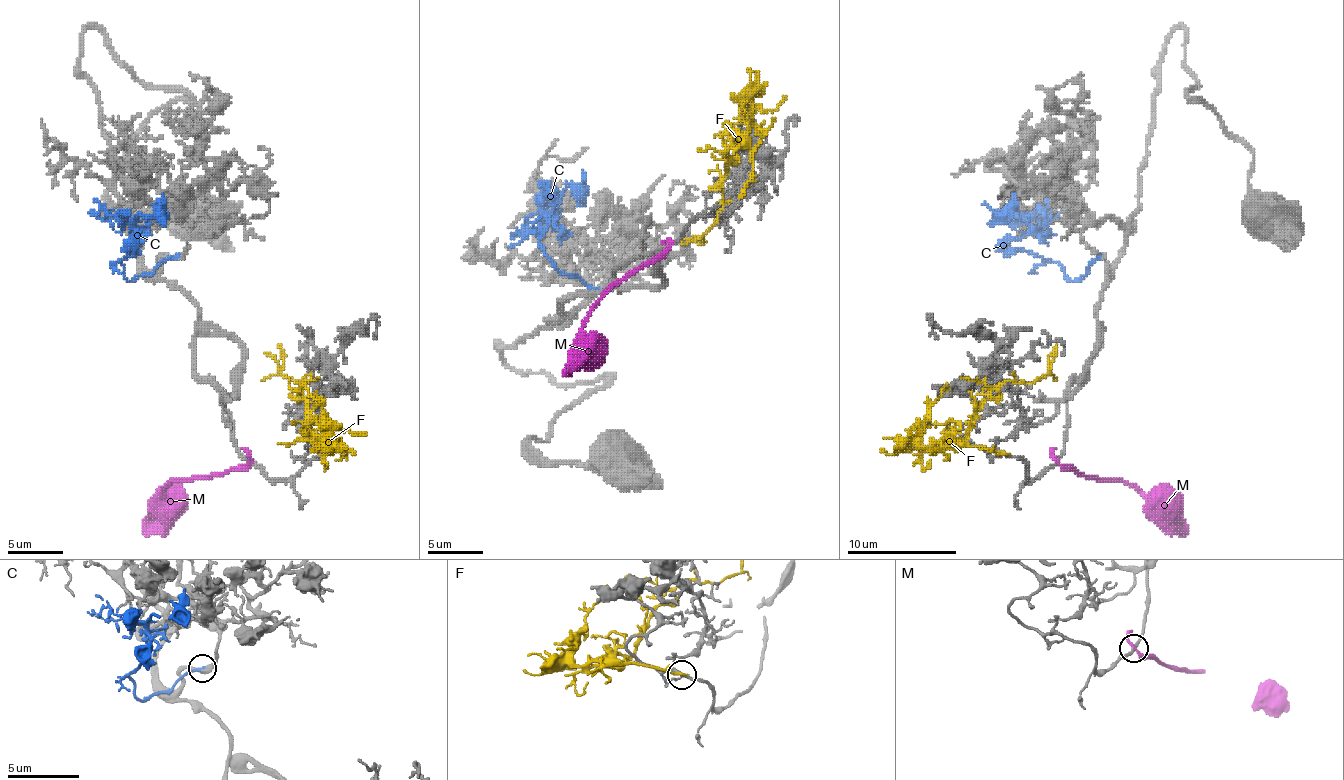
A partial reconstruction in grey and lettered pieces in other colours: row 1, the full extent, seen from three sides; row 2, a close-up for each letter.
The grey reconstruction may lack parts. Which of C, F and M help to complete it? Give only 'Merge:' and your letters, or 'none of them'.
Merge: C

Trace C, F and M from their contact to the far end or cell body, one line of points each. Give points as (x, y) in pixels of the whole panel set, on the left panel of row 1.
C: (176, 256), (168, 256), (151, 273), (129, 281), (118, 262), (132, 245), (135, 218), (148, 215), (162, 193)
F: (321, 454), (332, 446), (305, 435), (308, 404), (302, 393), (302, 380), (297, 382), (280, 371), (277, 344)
M: (250, 462), (209, 476), (176, 479), (162, 492), (157, 514), (143, 533)

